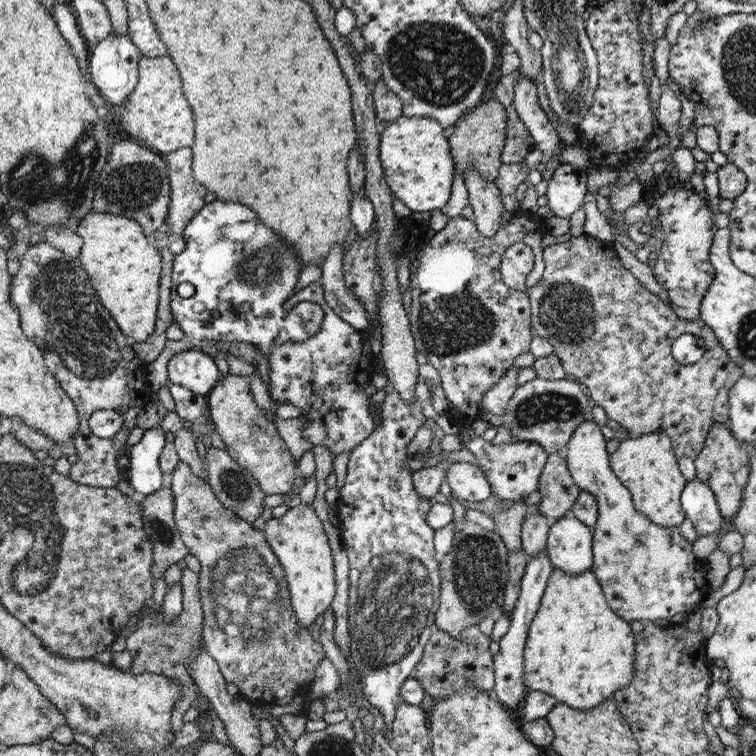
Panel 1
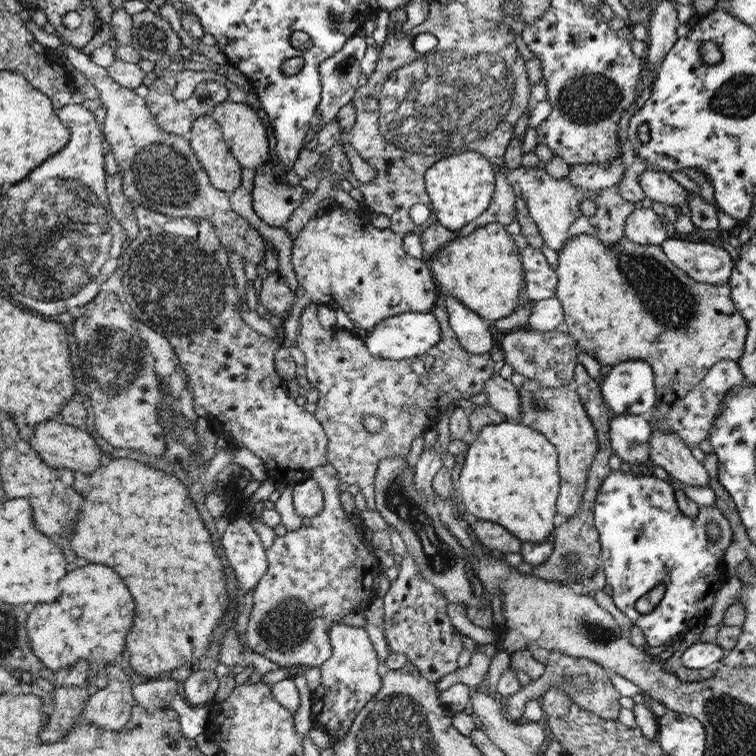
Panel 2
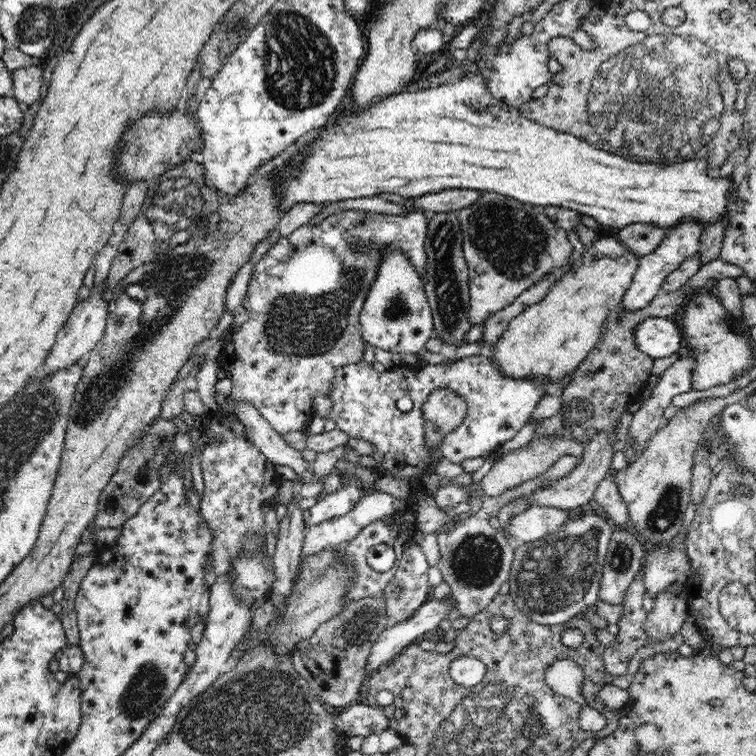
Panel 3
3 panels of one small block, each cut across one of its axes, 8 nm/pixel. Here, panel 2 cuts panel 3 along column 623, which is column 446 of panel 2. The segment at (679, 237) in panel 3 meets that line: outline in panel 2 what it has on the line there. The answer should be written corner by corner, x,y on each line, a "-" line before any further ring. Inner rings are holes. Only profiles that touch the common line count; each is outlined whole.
441,294
439,303
446,307
449,314
450,328
454,330
460,342
460,346
470,354
484,354
489,352
494,344
492,334
488,331
489,325
486,321
472,312
470,308
464,307
456,298

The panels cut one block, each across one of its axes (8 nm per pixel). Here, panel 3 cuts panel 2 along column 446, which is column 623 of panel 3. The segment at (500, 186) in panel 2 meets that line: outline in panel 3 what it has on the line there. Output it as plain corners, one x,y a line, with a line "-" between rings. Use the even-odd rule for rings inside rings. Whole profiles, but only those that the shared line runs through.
632,223
620,228
618,240
638,257
654,252
662,240
664,229
653,224

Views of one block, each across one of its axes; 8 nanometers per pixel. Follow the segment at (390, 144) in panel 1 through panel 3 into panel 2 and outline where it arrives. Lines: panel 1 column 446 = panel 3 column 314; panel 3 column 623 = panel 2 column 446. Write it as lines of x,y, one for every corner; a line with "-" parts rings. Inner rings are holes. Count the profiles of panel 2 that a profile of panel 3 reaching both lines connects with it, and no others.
476,151
442,157
436,164
430,165
425,172
425,189
438,223
452,230
460,230
486,211
496,188
494,170
494,165

